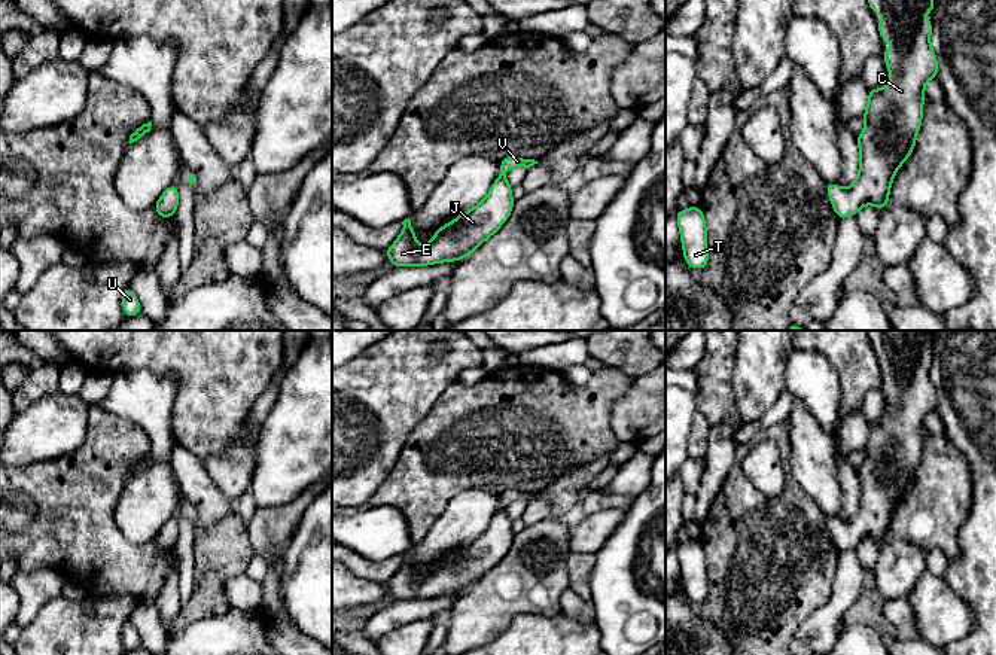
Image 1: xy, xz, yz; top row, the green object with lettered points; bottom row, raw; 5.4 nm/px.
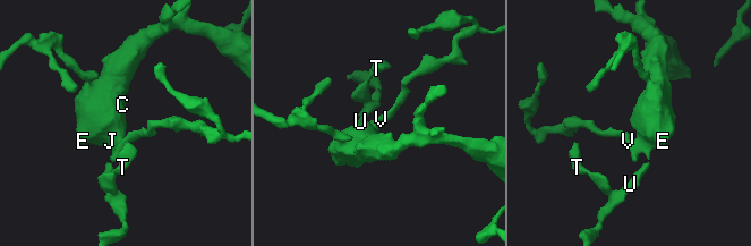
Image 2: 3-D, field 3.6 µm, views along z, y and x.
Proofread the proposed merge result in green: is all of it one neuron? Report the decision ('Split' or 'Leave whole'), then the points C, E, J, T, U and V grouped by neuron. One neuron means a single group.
Leave whole. Groups: C E J T U V

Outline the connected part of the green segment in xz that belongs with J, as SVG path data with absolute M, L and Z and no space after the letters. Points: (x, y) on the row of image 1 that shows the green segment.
M518 156L500 159L500 174L493 182L491 191L473 208L459 214L453 222L441 226L430 243L417 244L415 231L409 217L402 222L403 229L386 250L393 268L427 266L441 262L465 259L487 238L496 234L512 213L512 186L505 173L514 167L530 168L537 161Z

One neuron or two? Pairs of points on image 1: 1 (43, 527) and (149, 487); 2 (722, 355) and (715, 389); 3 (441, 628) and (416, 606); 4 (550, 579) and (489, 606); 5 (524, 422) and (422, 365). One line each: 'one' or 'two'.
1: two
2: one
3: two
4: one
5: two

